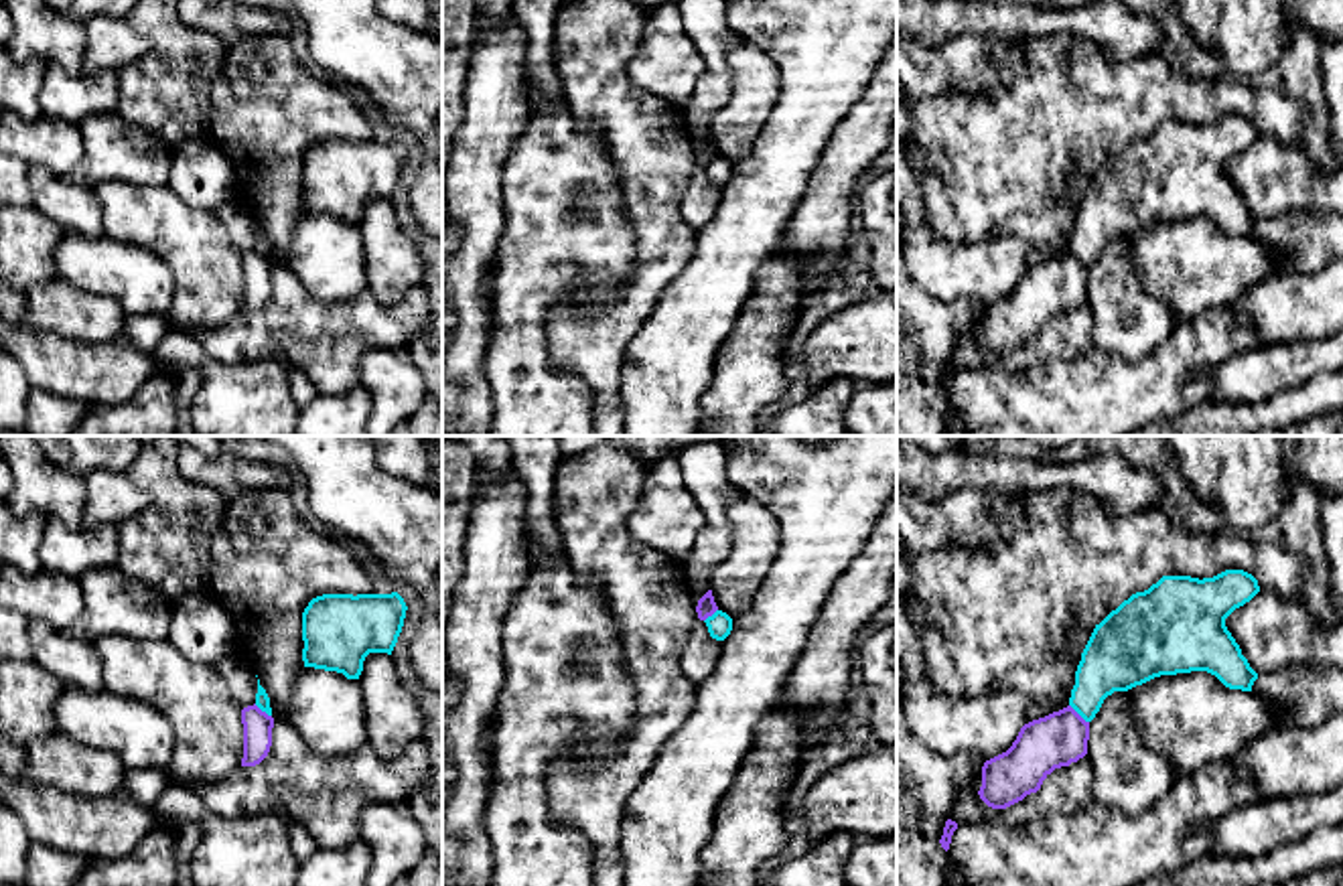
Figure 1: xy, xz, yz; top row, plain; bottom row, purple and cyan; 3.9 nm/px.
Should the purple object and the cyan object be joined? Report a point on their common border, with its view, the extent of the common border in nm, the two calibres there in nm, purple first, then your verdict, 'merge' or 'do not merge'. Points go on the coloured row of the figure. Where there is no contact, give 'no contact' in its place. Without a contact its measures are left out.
contact yz (1078, 714); length 110 nm; calibres 220 and 240 nm; do not merge

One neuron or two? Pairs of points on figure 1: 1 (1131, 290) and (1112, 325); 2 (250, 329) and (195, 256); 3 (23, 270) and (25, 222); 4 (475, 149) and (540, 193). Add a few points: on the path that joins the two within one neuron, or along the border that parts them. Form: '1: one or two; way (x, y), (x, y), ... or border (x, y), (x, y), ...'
1: one; way (1131, 299), (1131, 307), (1120, 317)
2: two; border (240, 311), (226, 323), (195, 337)
3: one; way (23, 258), (25, 234)
4: two; border (526, 126), (504, 169), (506, 215)

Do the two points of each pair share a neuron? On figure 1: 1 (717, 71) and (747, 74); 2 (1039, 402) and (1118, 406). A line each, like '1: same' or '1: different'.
1: different
2: same

